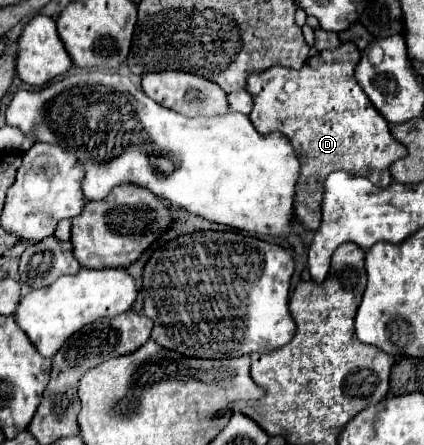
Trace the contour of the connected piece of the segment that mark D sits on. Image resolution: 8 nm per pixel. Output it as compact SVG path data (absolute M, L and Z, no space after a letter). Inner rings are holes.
M345 42L339 48L335 48L333 52L325 50L325 52L319 52L317 56L309 58L301 70L275 66L265 72L251 74L247 78L247 90L255 102L253 112L249 114L253 126L261 134L269 134L275 130L283 132L291 140L291 144L301 160L301 176L299 176L297 194L295 194L295 218L307 230L317 230L317 226L321 222L321 182L325 182L325 178L333 170L349 170L359 176L369 176L369 180L375 186L387 188L393 182L389 166L395 160L405 158L405 154L407 154L405 146L393 138L387 120L369 102L369 98L361 90L361 86L357 86L357 80L353 78L353 70L357 64L353 54L357 54L357 62L359 62L361 52L357 50L357 46L353 42Z

